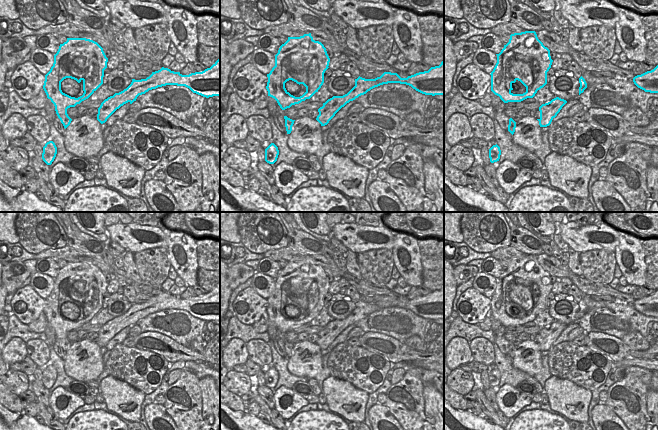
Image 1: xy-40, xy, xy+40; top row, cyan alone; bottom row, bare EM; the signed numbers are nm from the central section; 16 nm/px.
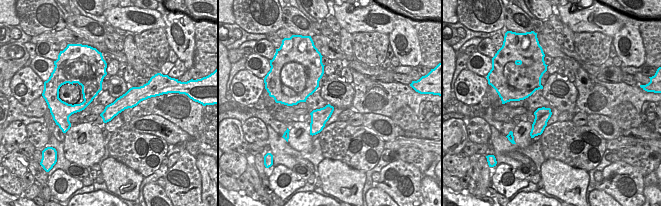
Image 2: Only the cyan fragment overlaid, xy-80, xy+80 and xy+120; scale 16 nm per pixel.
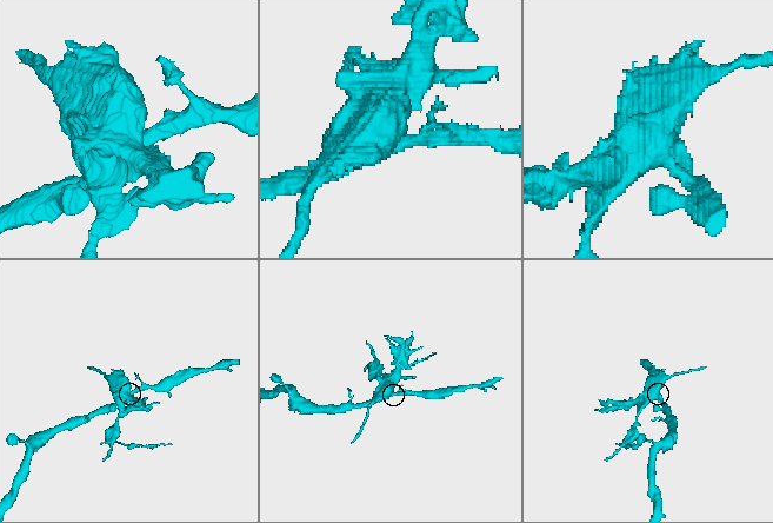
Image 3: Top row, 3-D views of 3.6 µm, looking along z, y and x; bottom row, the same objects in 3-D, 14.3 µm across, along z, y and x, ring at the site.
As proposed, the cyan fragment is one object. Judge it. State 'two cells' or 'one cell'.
two cells

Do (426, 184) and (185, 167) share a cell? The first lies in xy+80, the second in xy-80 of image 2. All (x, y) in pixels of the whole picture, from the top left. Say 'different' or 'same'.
different

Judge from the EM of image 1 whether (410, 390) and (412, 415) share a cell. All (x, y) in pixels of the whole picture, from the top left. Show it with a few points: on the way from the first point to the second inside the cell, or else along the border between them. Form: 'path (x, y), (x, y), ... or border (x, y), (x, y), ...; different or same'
path (410, 396), (410, 409); same

